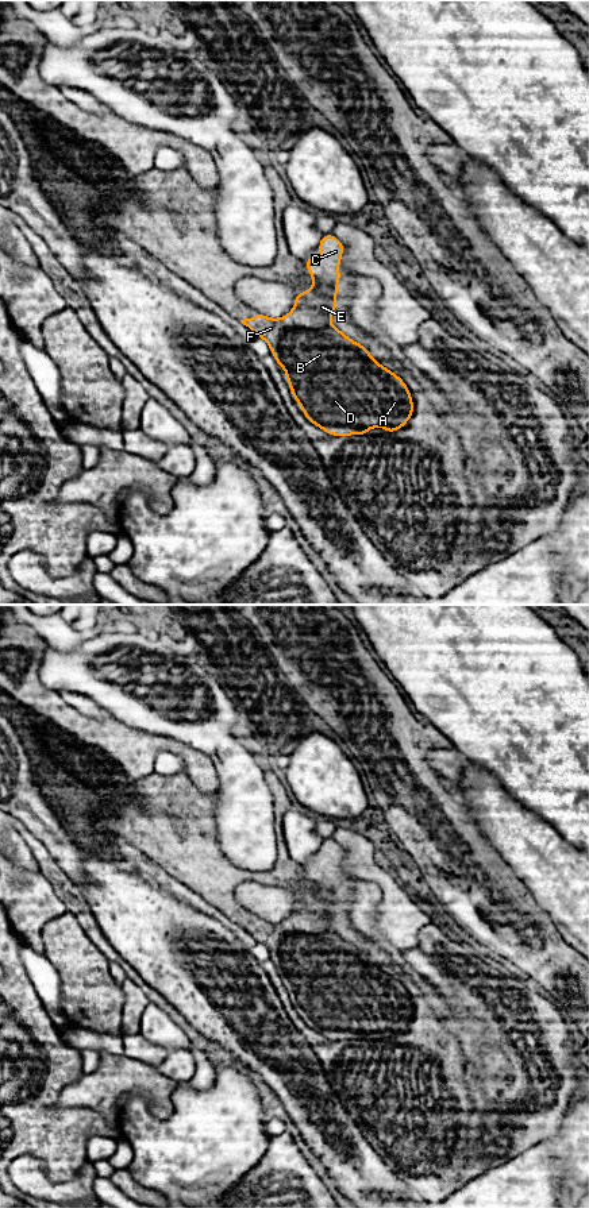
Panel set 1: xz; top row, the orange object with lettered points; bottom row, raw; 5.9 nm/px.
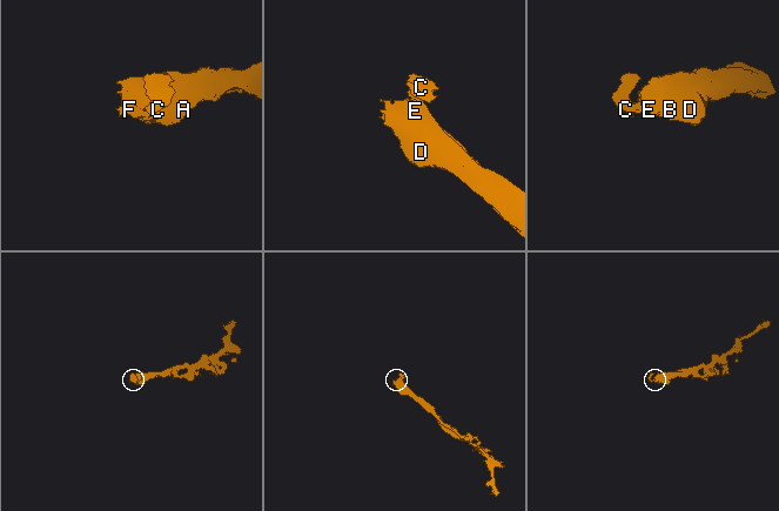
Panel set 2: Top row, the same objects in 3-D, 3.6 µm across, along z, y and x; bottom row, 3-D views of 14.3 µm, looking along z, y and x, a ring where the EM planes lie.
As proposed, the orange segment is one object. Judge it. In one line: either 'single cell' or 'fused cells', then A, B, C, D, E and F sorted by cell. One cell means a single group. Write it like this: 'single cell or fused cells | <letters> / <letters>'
fused cells | A B D E F / C

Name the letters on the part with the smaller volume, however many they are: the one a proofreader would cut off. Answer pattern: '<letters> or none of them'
C

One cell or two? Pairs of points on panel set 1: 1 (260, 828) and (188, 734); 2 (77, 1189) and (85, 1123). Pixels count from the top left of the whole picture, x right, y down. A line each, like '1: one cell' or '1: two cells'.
1: one cell
2: two cells

